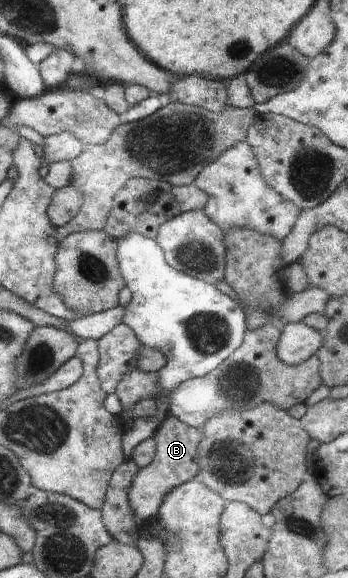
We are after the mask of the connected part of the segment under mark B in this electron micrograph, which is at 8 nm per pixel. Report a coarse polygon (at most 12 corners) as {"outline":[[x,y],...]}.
{"outline":[[168,414],[128,492],[138,528],[196,478],[201,429]]}

